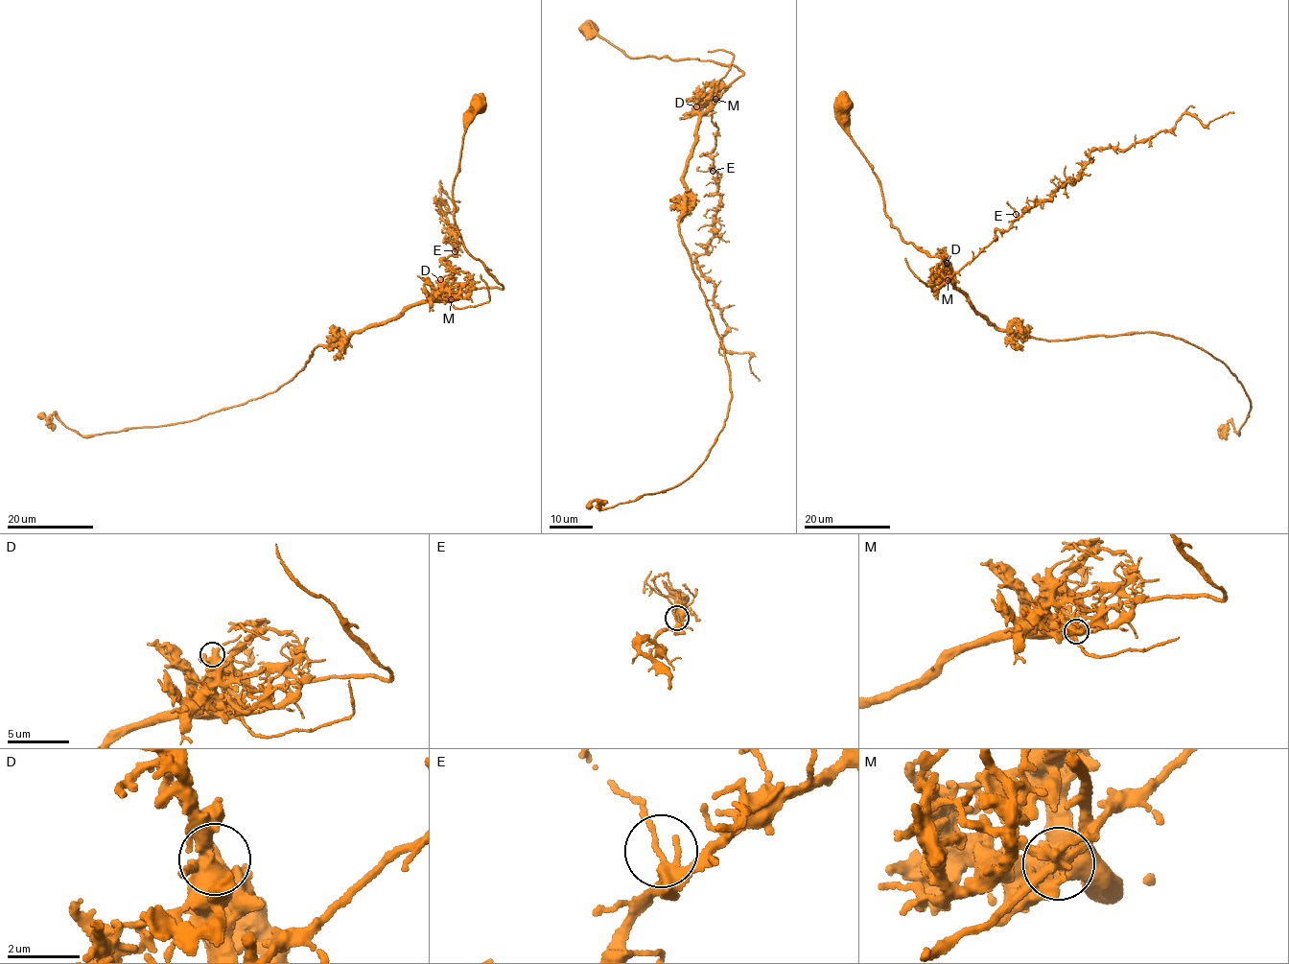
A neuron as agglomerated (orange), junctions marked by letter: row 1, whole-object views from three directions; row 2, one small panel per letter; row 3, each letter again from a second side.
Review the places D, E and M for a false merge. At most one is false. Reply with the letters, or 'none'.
M

